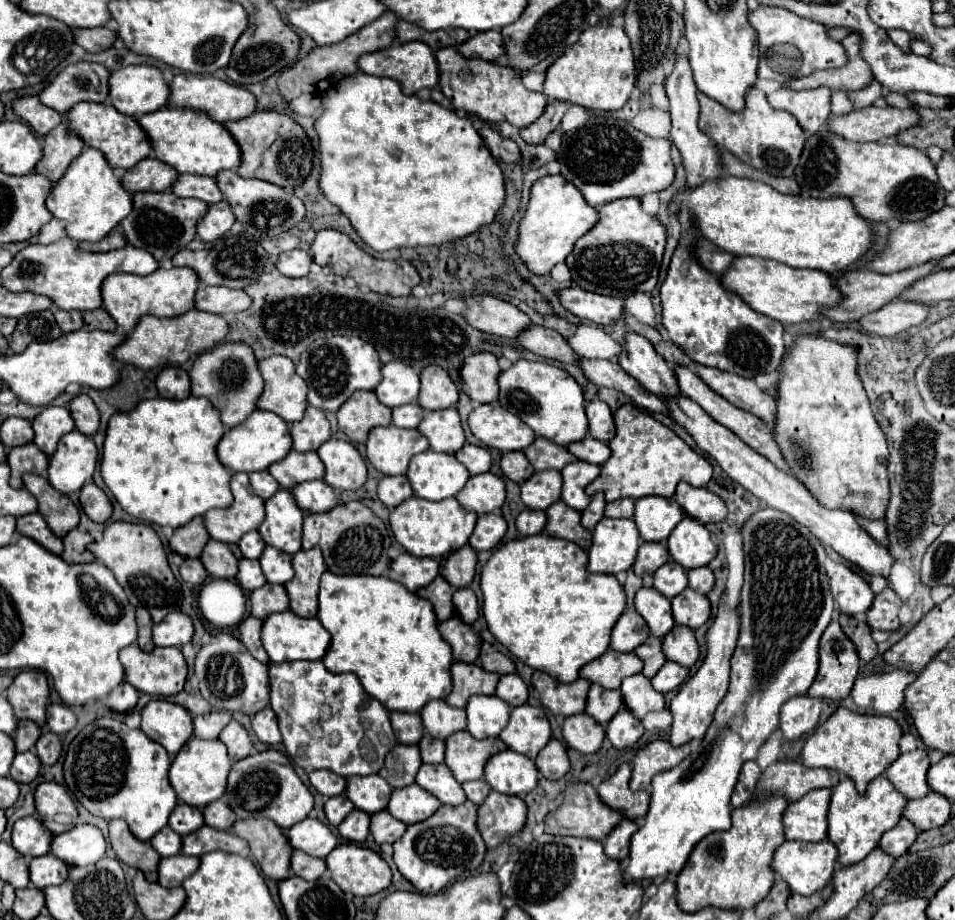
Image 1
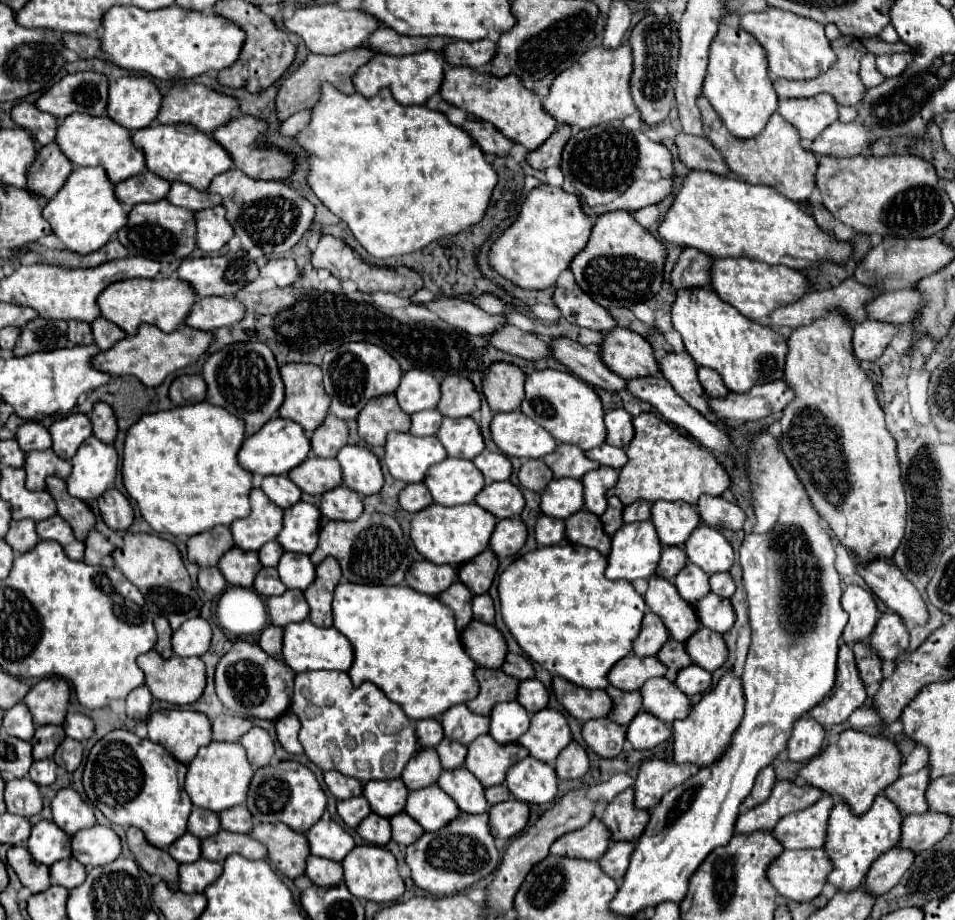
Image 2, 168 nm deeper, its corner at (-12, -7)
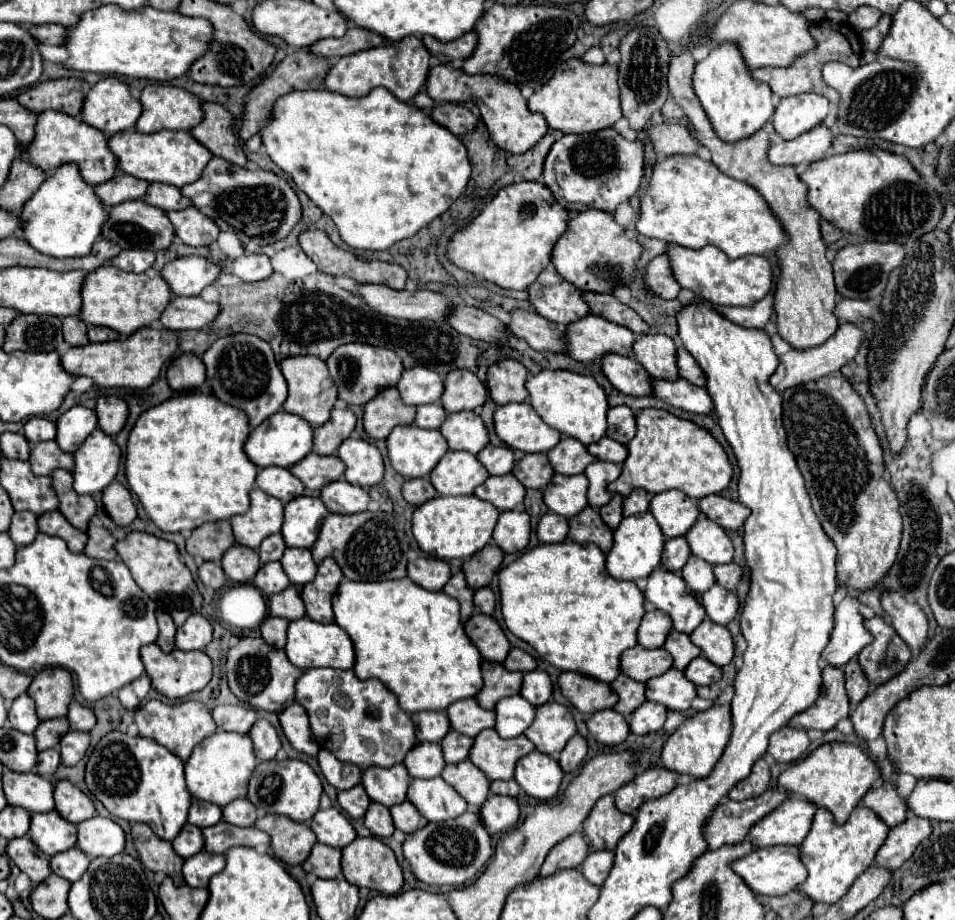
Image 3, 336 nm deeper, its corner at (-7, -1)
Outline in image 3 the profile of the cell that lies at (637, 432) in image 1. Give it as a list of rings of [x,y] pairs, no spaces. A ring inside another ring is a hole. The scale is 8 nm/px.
[[[639,411],[637,435],[629,441],[627,449],[629,457],[623,463],[621,475],[609,485],[611,493],[619,493],[623,497],[627,497],[633,489],[645,489],[653,495],[667,489],[679,489],[693,499],[701,499],[723,491],[733,477],[733,465],[717,439],[693,421],[681,419],[667,411]]]

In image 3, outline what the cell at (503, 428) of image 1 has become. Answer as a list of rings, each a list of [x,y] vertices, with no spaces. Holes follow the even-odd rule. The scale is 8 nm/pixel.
[[[525,401],[497,407],[495,431],[503,443],[513,443],[509,447],[523,453],[547,453],[561,441],[561,433],[549,427]]]

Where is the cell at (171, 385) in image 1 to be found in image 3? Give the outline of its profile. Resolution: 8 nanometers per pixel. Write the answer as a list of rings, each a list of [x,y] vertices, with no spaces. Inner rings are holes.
[[[183,353],[171,361],[167,369],[167,381],[173,391],[199,389],[205,383],[205,365],[197,355]]]

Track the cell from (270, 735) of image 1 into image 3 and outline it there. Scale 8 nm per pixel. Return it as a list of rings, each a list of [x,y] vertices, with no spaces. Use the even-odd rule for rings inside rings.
[[[291,703],[285,711],[281,711],[279,721],[281,721],[283,733],[287,735],[289,743],[297,751],[301,751],[305,755],[317,755],[319,743],[317,743],[317,739],[311,733],[307,711],[299,703]]]

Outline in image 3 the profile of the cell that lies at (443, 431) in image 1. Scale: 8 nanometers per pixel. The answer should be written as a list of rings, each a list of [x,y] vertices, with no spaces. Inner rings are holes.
[[[473,411],[449,413],[439,431],[447,439],[451,451],[467,451],[477,455],[489,443],[489,433],[485,429],[485,423]]]

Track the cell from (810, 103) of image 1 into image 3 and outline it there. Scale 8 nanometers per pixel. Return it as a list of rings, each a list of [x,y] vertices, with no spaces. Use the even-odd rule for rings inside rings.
[[[801,93],[779,101],[773,127],[783,139],[795,139],[817,127],[829,113],[829,101],[817,93]]]

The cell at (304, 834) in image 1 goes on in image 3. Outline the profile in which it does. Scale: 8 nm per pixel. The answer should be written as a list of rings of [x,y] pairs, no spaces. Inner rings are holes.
[[[335,807],[325,809],[325,811],[319,809],[313,815],[313,819],[309,821],[309,827],[317,835],[319,843],[325,843],[325,845],[331,845],[337,849],[343,849],[345,845],[349,845],[357,837],[349,819],[341,811],[337,811]]]

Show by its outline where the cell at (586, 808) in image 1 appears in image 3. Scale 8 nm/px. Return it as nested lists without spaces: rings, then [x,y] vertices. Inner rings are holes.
[[[575,833],[563,839],[561,843],[557,843],[549,851],[539,877],[549,877],[555,871],[563,871],[563,869],[577,869],[579,863],[583,863],[583,859],[587,857],[587,853],[589,853],[589,847],[585,837],[581,833]]]

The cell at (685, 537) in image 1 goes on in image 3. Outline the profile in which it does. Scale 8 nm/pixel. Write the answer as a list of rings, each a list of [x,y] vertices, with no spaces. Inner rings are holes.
[[[699,519],[695,523],[695,527],[691,527],[691,531],[685,535],[689,541],[691,551],[705,559],[711,565],[717,563],[731,563],[733,561],[733,543],[727,535],[727,531],[717,525],[711,519]]]

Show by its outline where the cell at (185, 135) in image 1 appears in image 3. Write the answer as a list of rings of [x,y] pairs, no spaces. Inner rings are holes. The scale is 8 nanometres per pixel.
[[[123,131],[111,135],[107,145],[117,157],[117,167],[123,173],[143,179],[147,183],[167,183],[177,189],[199,179],[203,167],[213,157],[197,139],[191,137],[189,131],[157,131],[149,135],[143,135],[139,131]]]

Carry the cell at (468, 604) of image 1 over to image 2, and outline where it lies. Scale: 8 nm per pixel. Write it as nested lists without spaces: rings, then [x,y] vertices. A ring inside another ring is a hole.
[[[488,593],[476,595],[472,599],[472,611],[474,611],[474,619],[482,623],[494,623],[494,605]]]

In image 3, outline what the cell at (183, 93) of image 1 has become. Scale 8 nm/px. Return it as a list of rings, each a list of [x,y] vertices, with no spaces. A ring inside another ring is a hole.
[[[151,83],[141,91],[141,117],[137,119],[135,129],[141,133],[155,133],[161,129],[173,129],[173,131],[189,131],[201,121],[201,99],[195,97],[193,93],[173,87],[173,85],[163,85],[163,83]]]

